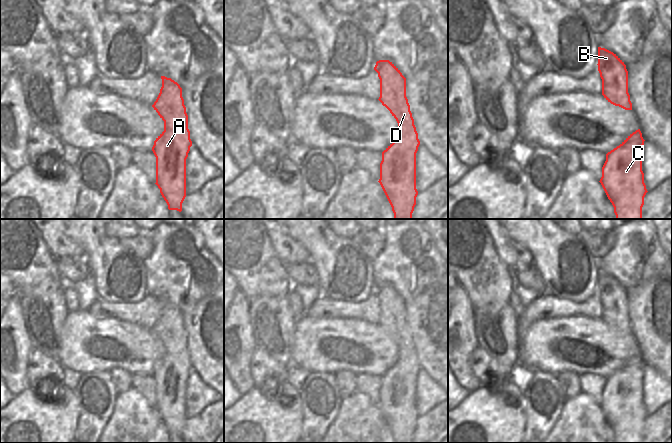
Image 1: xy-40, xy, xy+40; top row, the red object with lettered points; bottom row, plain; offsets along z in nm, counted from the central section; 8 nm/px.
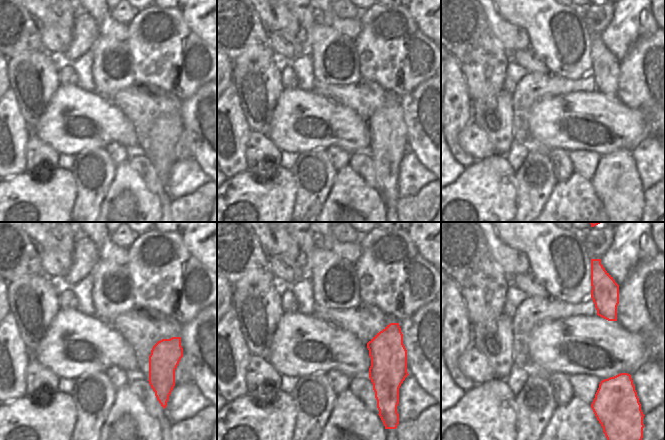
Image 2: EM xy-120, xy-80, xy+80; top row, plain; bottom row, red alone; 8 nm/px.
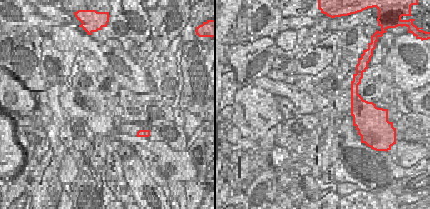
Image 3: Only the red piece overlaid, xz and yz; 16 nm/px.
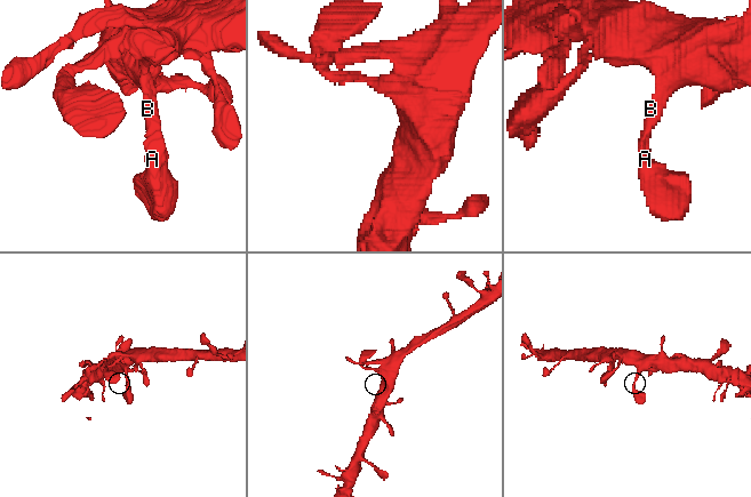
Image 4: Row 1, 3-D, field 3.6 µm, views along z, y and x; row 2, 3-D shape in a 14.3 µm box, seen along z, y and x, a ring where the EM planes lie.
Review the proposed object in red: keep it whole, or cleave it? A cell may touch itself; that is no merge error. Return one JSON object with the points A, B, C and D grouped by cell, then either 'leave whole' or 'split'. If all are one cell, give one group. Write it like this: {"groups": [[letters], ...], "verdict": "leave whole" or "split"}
{"groups": [["A", "B", "C", "D"]], "verdict": "leave whole"}

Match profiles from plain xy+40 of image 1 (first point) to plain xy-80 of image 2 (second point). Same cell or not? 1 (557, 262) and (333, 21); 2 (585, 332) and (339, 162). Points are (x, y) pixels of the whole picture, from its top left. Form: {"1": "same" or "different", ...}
{"1": "different", "2": "different"}

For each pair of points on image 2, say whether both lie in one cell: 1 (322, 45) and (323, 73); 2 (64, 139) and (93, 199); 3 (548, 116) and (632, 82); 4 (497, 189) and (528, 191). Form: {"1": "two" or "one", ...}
{"1": "one", "2": "two", "3": "two", "4": "two"}

